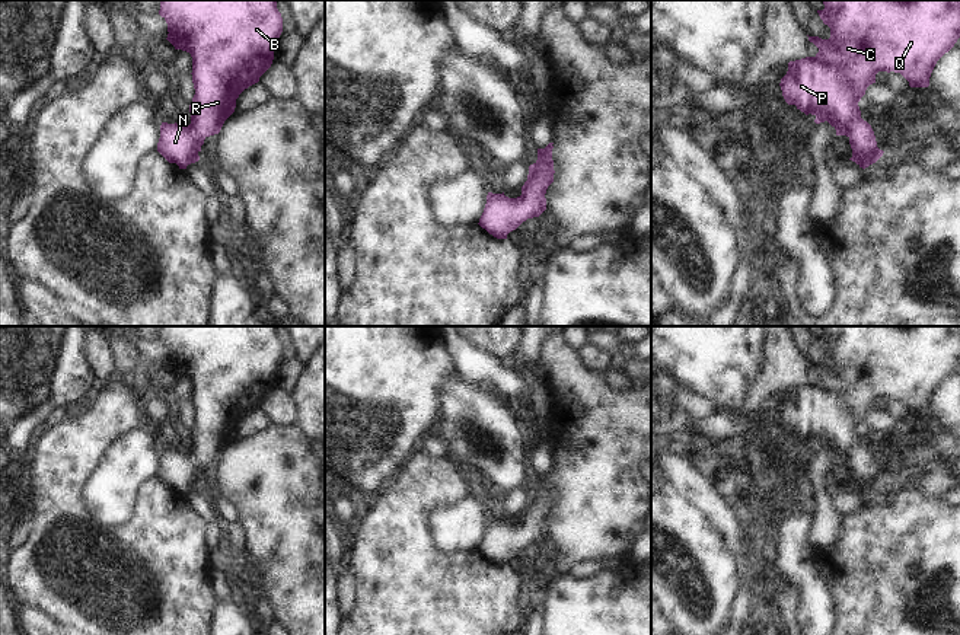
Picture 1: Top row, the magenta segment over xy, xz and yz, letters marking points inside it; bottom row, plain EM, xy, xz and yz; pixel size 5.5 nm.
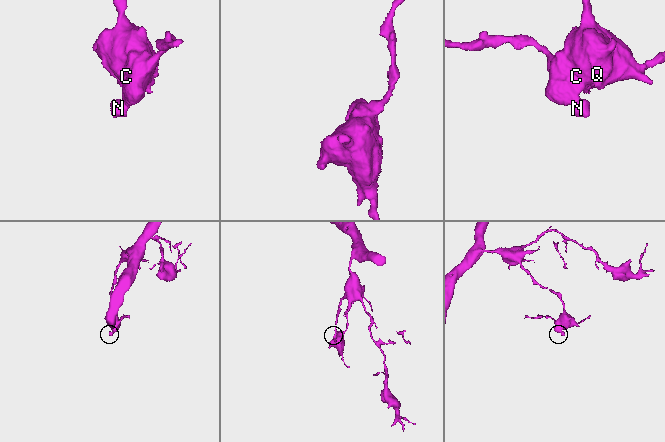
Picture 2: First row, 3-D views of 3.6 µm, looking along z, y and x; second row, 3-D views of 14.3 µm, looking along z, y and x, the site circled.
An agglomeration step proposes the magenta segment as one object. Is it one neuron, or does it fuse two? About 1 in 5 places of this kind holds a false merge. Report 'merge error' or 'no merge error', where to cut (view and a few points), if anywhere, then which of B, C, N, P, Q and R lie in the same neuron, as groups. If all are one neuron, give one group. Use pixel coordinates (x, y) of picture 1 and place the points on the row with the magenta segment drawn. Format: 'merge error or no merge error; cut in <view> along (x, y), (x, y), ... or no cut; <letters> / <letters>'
no merge error; no cut; B C N P Q R

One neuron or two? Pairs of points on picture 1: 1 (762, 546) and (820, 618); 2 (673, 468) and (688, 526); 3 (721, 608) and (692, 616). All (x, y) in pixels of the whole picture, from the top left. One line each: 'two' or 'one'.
1: two
2: two
3: one

